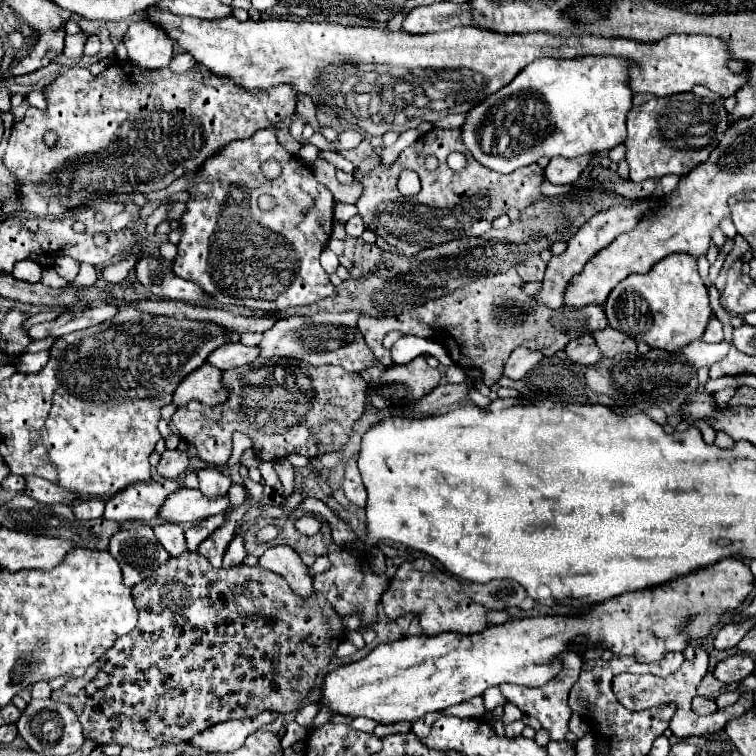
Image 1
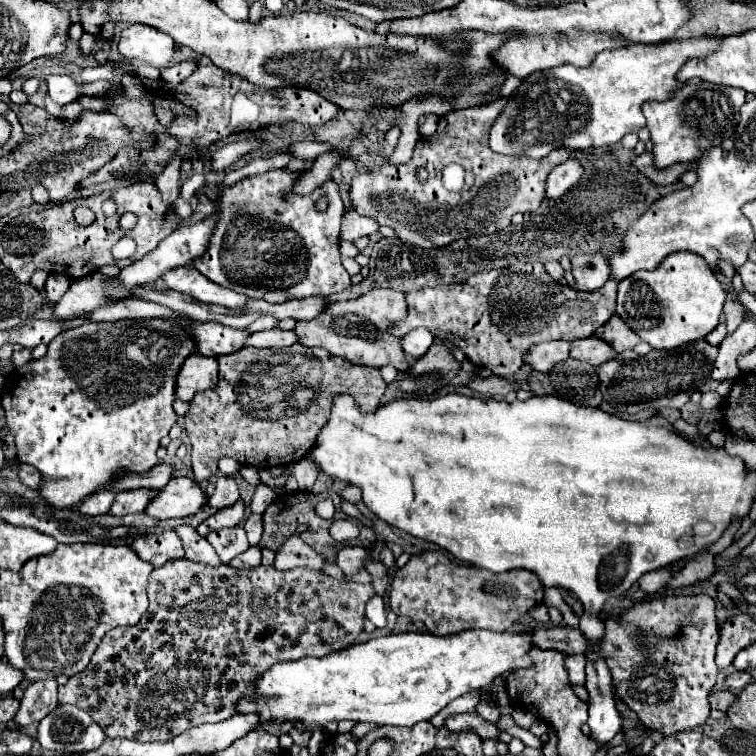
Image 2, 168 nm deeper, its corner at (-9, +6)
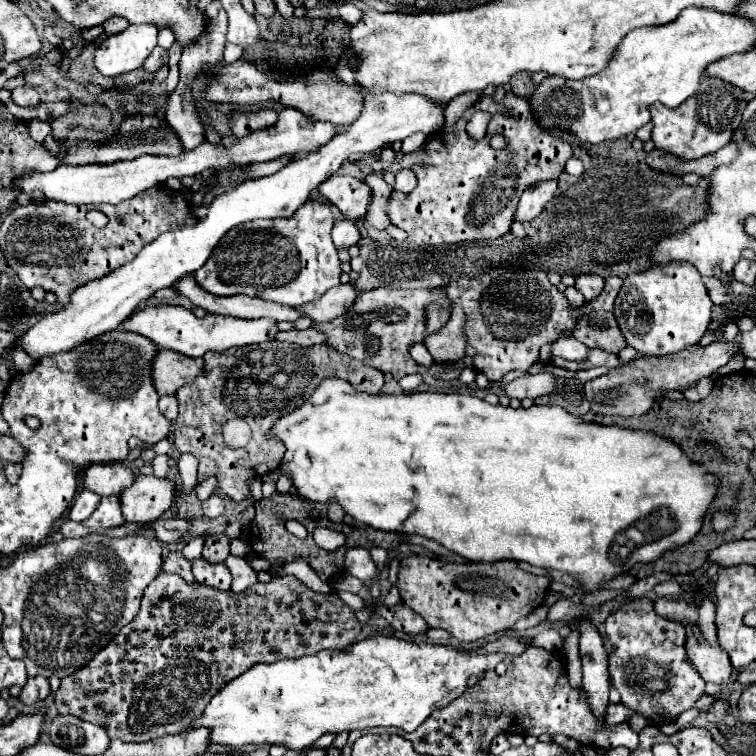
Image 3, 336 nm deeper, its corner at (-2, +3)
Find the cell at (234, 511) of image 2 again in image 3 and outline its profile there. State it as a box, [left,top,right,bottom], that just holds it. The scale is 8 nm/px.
[182,536,204,560]

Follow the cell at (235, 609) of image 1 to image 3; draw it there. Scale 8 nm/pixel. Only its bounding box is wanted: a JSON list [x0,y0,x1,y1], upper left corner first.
[56,572,362,742]

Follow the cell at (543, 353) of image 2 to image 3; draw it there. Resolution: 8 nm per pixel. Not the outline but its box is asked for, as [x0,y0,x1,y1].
[552,336,590,360]

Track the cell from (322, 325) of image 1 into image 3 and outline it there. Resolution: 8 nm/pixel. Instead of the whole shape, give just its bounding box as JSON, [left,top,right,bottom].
[314,286,450,380]

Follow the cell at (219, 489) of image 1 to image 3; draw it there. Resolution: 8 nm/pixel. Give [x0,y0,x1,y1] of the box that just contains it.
[202,494,224,518]

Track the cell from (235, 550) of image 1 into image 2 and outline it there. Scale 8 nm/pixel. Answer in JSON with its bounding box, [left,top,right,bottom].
[229,547,261,569]

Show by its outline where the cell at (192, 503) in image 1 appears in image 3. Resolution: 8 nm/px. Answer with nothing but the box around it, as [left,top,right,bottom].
[118,474,174,524]

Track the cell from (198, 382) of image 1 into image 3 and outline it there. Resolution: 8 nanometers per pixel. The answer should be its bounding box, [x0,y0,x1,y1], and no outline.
[152,348,202,396]

